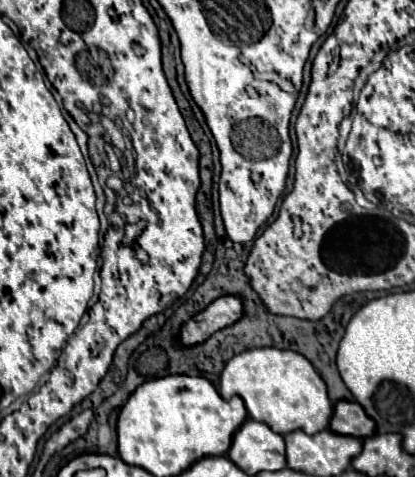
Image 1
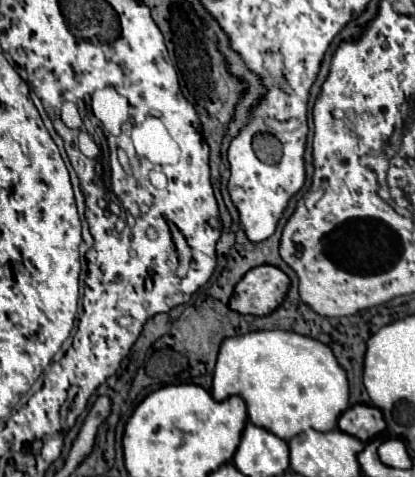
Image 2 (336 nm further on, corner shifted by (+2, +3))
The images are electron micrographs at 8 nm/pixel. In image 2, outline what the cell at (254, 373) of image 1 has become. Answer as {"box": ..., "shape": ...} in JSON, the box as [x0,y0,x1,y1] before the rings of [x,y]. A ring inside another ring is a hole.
{"box":[211,330,349,440],"shape":[[[285,330],[249,332],[223,340],[211,394],[217,402],[235,394],[241,396],[247,404],[249,421],[283,440],[307,428],[319,432],[333,430],[339,414],[349,406],[347,376],[331,354],[331,348],[309,336]]]}

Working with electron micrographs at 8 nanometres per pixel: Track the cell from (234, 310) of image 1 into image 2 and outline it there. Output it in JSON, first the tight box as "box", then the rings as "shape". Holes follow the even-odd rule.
{"box":[229,266,289,316],"shape":[[[275,266],[251,268],[229,300],[229,308],[239,314],[265,316],[271,314],[281,302],[289,288],[289,278]]]}

